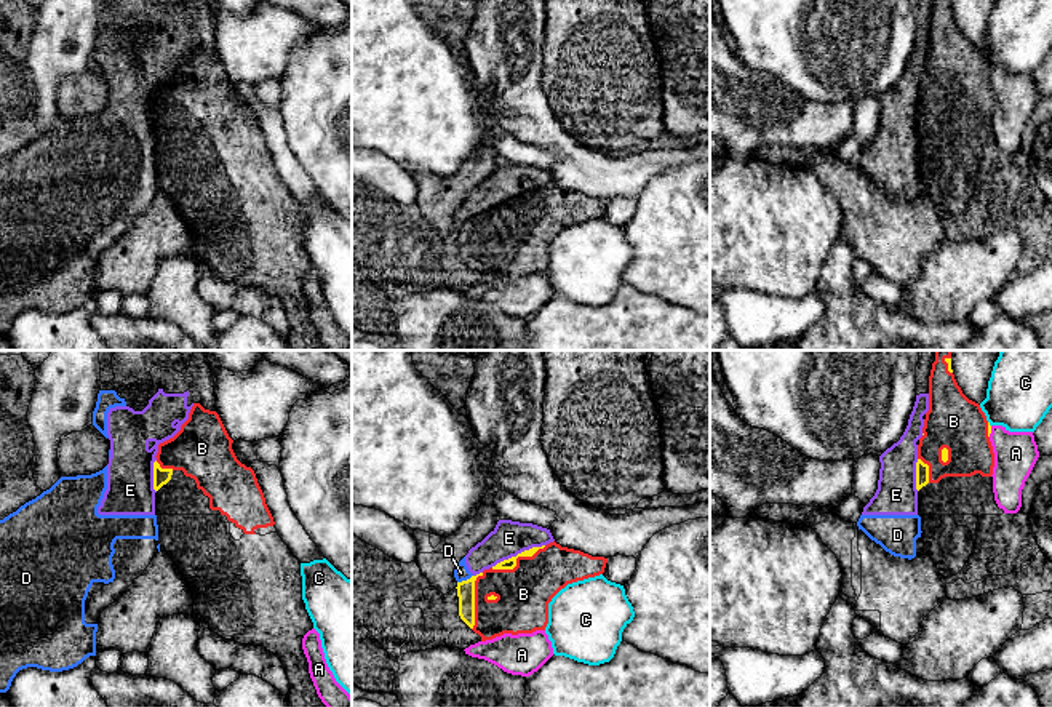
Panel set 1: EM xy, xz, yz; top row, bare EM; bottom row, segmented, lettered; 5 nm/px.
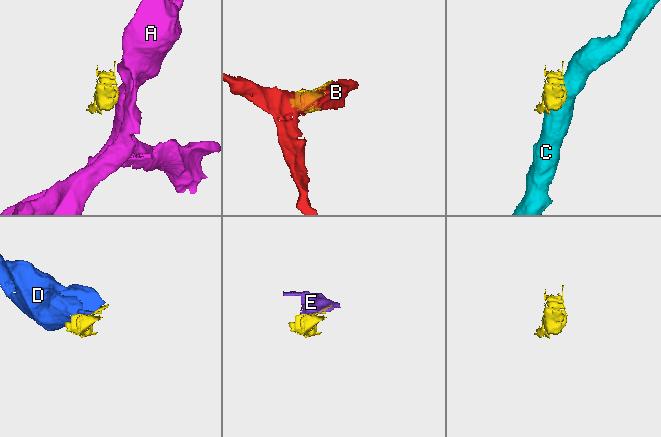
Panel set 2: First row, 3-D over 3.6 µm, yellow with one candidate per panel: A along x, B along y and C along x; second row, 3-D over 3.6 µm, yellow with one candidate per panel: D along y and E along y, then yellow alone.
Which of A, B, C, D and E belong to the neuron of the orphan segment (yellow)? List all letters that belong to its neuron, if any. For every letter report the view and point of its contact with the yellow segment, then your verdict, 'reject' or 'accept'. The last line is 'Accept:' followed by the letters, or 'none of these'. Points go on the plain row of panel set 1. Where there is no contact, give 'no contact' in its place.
A: yz (990, 72) | reject
B: xz (515, 202) | accept
C: yz (988, 66) | reject
D: xz (464, 223) | reject
E: xz (518, 195) | reject
Accept: B

